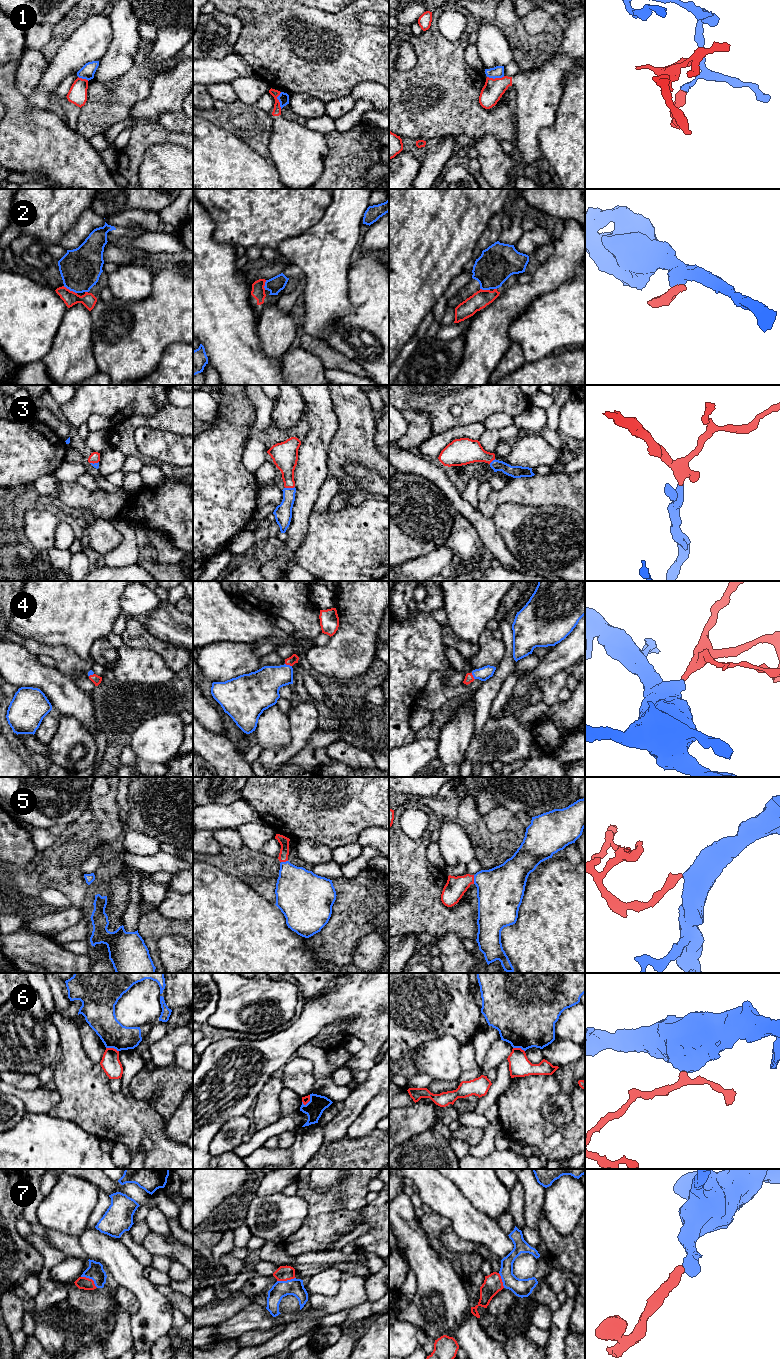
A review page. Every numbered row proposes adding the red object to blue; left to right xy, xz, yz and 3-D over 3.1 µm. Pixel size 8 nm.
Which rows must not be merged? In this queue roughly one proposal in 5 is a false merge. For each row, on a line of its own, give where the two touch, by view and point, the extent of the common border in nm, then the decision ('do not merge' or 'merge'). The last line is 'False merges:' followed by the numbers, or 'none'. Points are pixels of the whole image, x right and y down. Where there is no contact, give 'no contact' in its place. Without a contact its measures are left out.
1: meets blue in yz at (495, 77); contact 140 nm long; do not merge
2: meets blue in xy at (70, 290); contact 130 nm long; do not merge
3: meets blue in xz at (289, 488); contact 80 nm long; merge
4: meets blue in xz at (288, 665); contact 60 nm long; merge
5: meets blue in yz at (474, 879); contact 70 nm long; merge
6: meets blue in xy at (112, 1047); contact 110 nm long; do not merge
7: meets blue in xy at (90, 1278); contact 160 nm long; merge
False merges: 1, 2, 6

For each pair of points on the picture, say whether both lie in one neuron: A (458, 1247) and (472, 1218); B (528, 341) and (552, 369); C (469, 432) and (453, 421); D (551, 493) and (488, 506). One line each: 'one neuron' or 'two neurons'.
A: two neurons
B: two neurons
C: two neurons
D: one neuron

